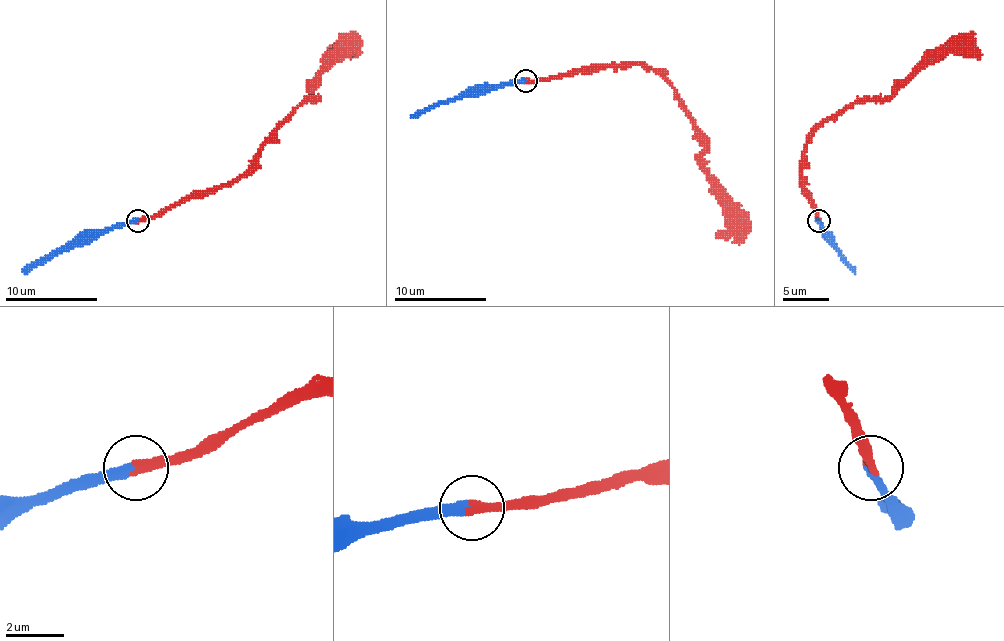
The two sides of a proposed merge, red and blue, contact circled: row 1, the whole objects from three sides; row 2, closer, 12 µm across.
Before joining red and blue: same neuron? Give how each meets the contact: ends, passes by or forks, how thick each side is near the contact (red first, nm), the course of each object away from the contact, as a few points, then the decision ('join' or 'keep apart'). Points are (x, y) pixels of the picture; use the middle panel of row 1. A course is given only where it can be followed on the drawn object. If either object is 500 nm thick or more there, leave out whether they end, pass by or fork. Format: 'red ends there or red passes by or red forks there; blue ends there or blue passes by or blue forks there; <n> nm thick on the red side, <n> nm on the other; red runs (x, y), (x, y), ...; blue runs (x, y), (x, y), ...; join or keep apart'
red ends there; blue ends there; 320 nm thick on the red side, 260 nm on the other; red runs (526, 80), (609, 66), (653, 69), (690, 117), (704, 152), (704, 173), (730, 212), (730, 224), (743, 237); blue runs (526, 80), (473, 87), (411, 117); join

